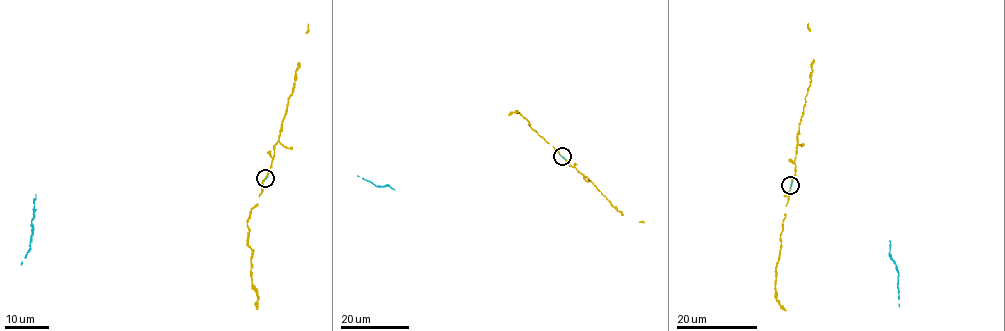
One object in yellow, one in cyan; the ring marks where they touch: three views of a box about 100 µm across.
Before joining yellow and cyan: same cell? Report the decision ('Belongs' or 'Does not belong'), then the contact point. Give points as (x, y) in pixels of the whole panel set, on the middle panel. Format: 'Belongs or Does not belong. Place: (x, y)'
Belongs. Place: (562, 156)

